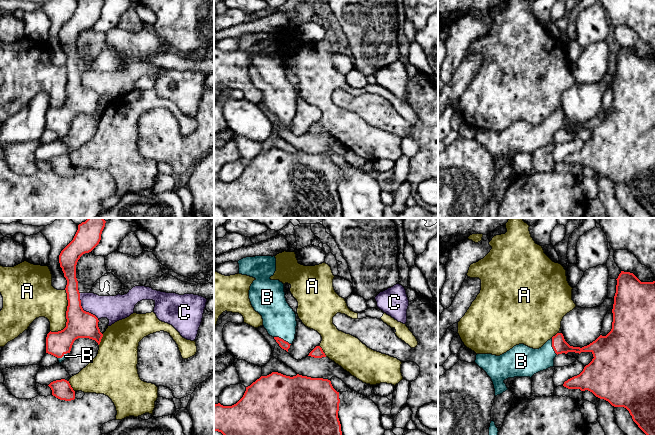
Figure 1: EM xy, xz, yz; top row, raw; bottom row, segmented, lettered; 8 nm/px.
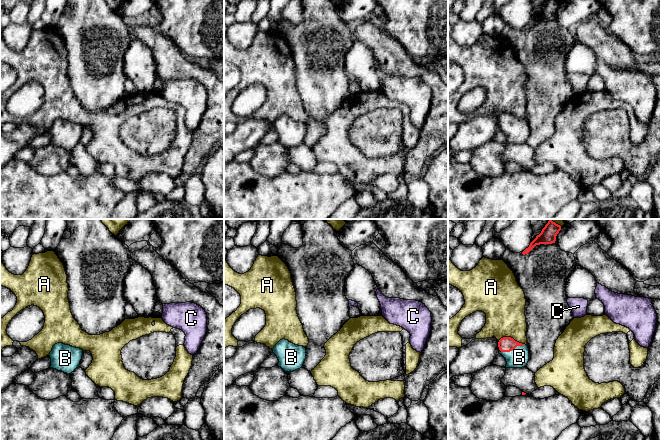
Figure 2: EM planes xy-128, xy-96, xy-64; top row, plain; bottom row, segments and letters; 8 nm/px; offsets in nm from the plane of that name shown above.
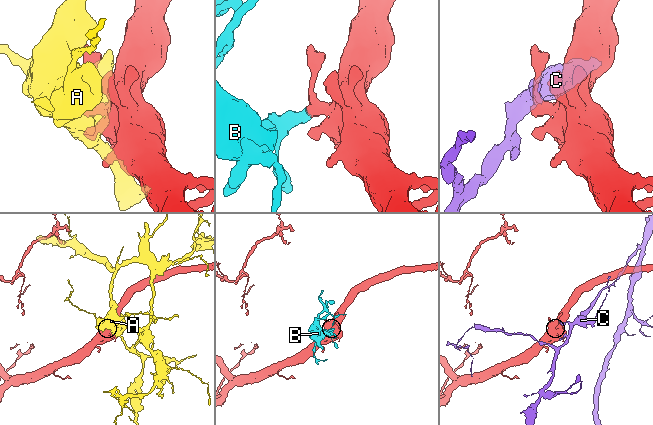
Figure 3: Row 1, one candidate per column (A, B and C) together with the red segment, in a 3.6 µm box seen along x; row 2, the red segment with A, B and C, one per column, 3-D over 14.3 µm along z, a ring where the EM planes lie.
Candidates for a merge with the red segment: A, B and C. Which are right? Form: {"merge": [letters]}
{"merge": ["B"]}

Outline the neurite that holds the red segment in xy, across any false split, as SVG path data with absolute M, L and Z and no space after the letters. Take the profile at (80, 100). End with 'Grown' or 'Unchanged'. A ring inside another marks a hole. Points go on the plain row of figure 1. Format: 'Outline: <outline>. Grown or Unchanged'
Outline: M79 0L73 16L61 27L59 39L67 56L68 82L66 103L58 108L49 108L46 113L46 129L64 137L78 114L95 116L98 121L103 110L98 103L98 94L83 86L81 82L76 41L80 33L91 28L100 18L105 0Z. Grown

